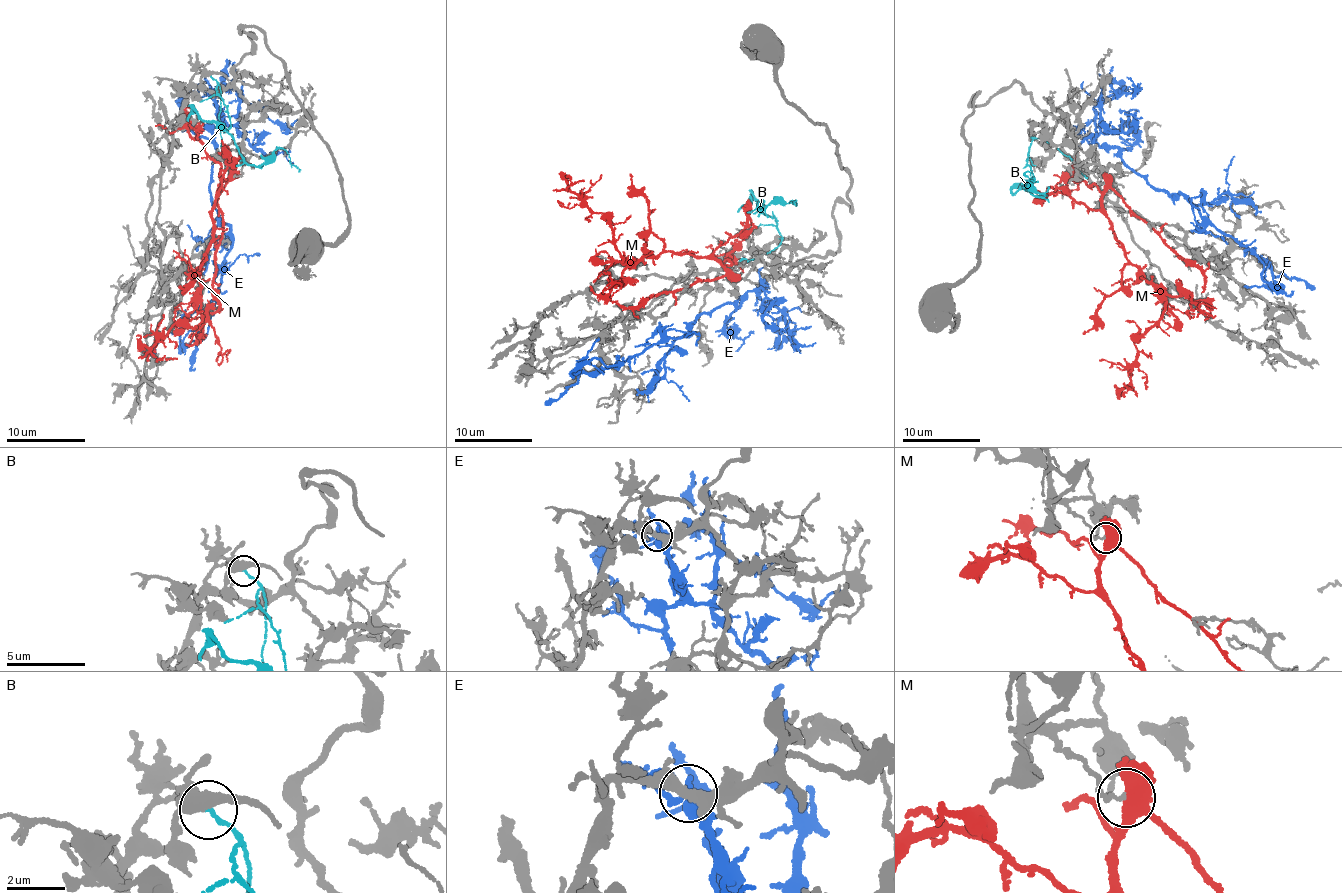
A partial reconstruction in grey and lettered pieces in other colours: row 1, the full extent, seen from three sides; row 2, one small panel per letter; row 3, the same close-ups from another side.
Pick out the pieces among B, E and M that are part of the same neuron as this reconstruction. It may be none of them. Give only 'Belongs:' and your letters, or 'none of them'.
Belongs: E

